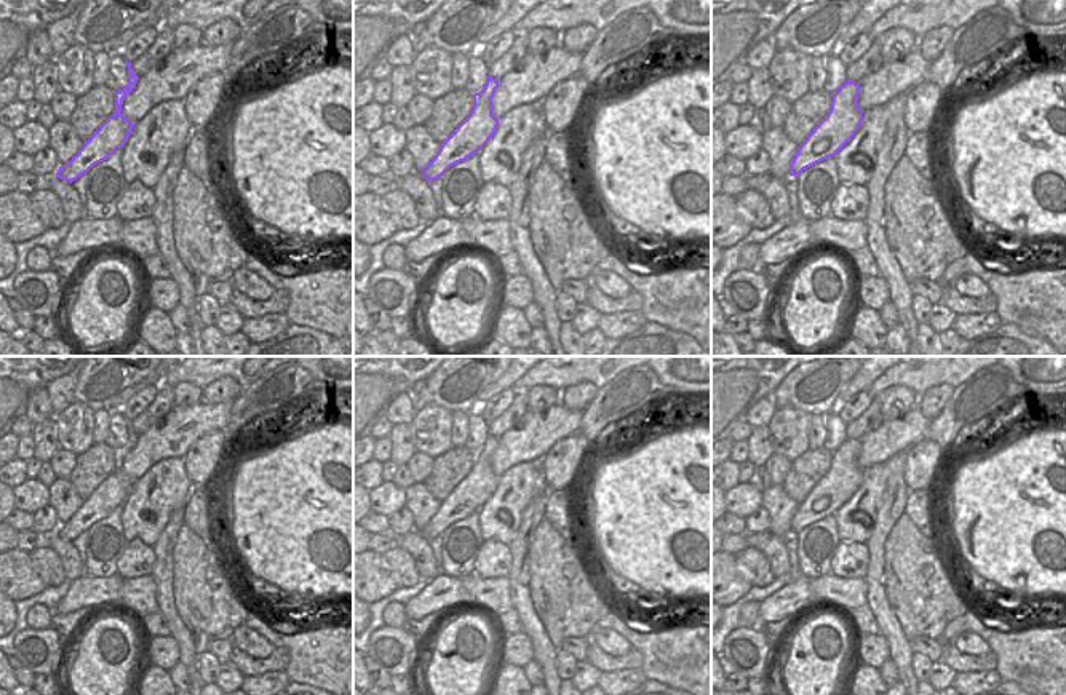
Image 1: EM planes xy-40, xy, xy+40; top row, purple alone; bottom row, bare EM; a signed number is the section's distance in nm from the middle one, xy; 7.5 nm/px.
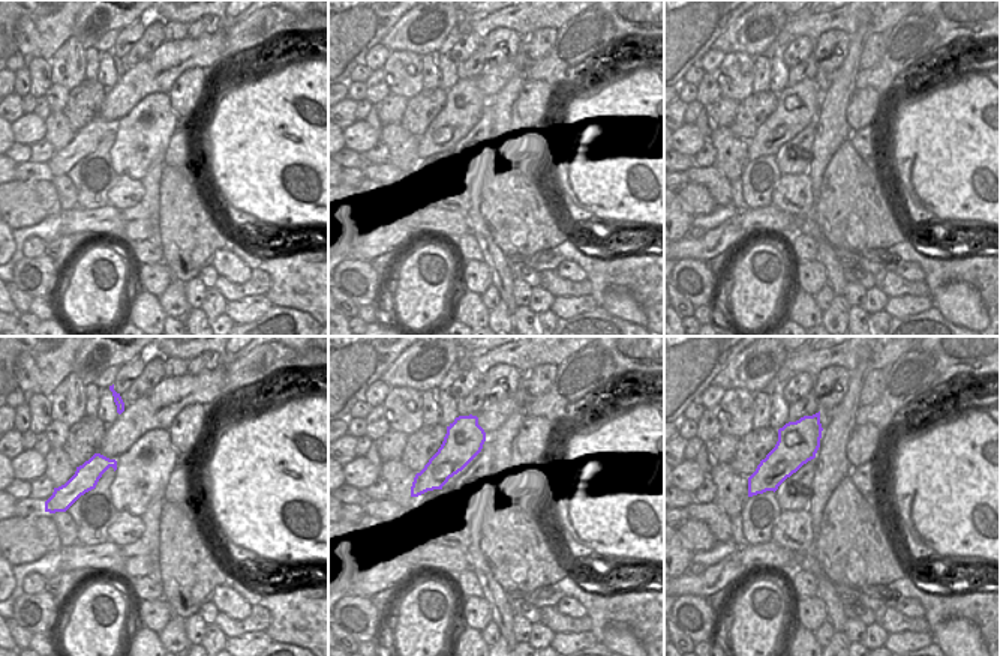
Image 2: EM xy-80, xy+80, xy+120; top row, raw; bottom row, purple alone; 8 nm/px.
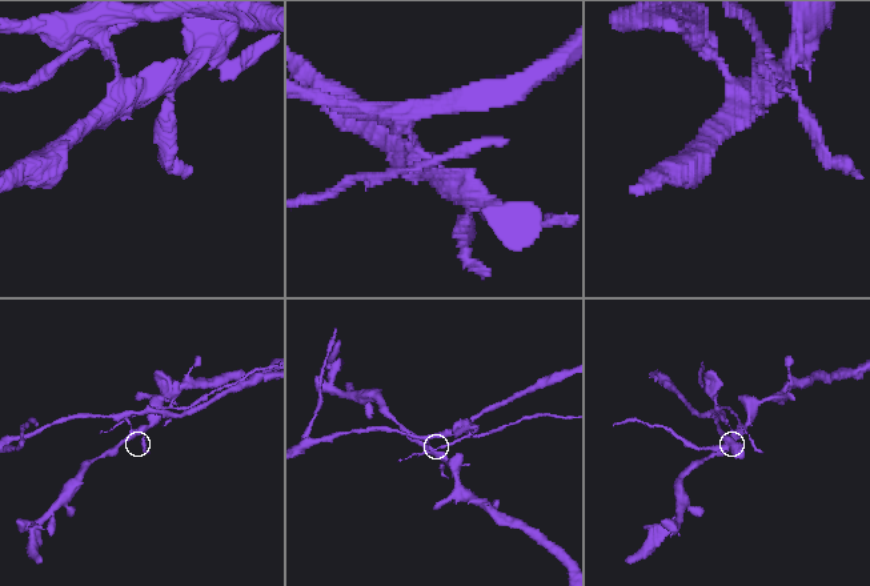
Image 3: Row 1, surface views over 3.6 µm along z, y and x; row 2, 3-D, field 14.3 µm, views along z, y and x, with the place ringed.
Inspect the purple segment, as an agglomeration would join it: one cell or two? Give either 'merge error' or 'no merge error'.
merge error

